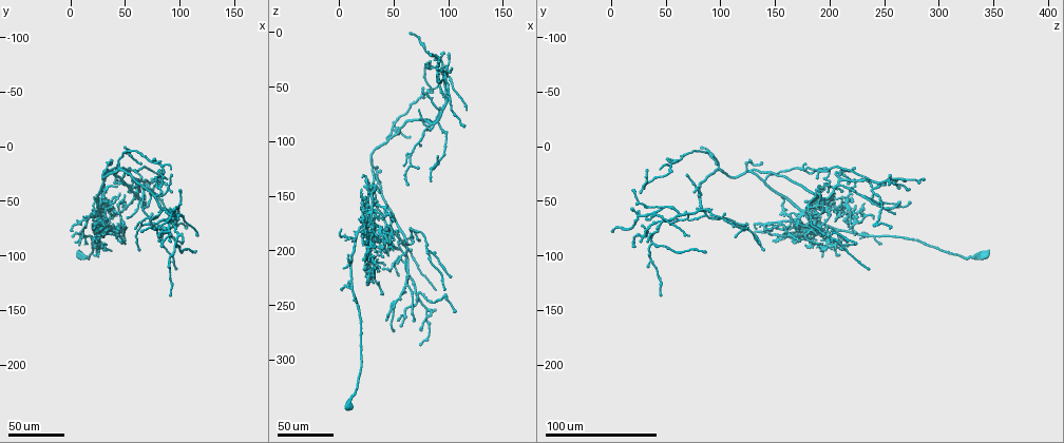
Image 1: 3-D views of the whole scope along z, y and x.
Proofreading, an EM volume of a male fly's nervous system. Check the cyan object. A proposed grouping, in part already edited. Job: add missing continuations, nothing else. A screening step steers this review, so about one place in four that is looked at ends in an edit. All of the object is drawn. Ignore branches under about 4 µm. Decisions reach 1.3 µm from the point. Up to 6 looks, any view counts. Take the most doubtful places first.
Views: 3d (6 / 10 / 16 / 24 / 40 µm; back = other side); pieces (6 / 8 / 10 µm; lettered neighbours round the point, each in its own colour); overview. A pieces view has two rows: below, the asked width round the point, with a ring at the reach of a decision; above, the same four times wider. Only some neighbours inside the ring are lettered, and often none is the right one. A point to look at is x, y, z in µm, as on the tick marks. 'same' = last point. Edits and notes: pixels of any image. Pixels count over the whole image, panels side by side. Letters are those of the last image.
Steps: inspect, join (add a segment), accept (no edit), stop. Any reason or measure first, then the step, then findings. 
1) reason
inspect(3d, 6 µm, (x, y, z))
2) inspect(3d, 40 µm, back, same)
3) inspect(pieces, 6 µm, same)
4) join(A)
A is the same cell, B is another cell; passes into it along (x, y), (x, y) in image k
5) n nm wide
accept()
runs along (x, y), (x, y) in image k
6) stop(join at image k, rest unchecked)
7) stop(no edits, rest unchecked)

branch stops here
inspect(3d, 40 µm, (14, 90, 246))

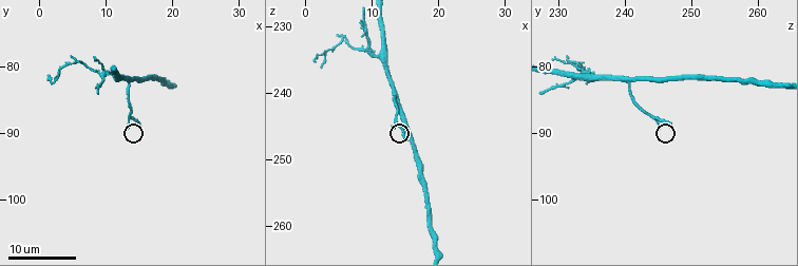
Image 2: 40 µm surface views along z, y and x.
inspect(pieces, 8 µm, (15.0, 89.0, 247.0))

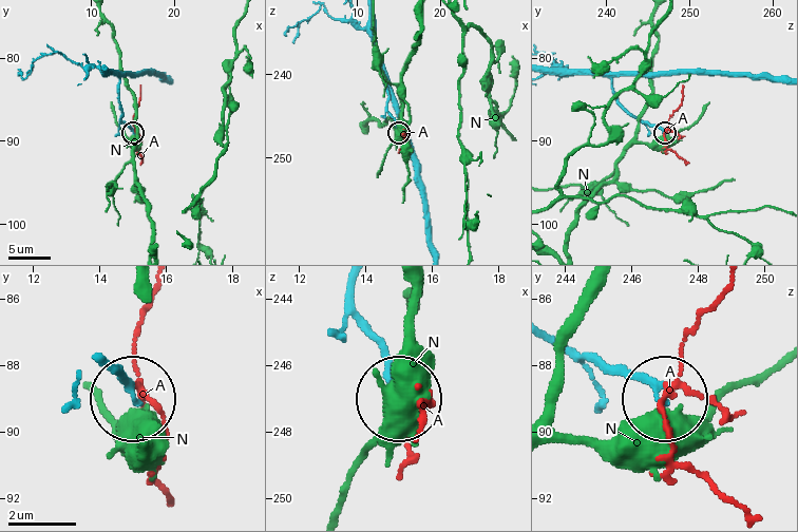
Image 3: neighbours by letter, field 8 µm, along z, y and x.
join(A)
A is the same cell, N is another cell; the cell continues

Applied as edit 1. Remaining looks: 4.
end of a long branch
inspect(3d, 40 µm, (46, 86, 170))

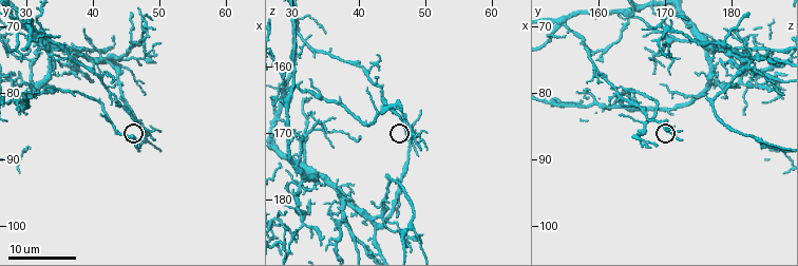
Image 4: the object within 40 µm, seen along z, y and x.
see the neighbours
inspect(pieces, 6 µm, (47.0, 88.0, 169.0))

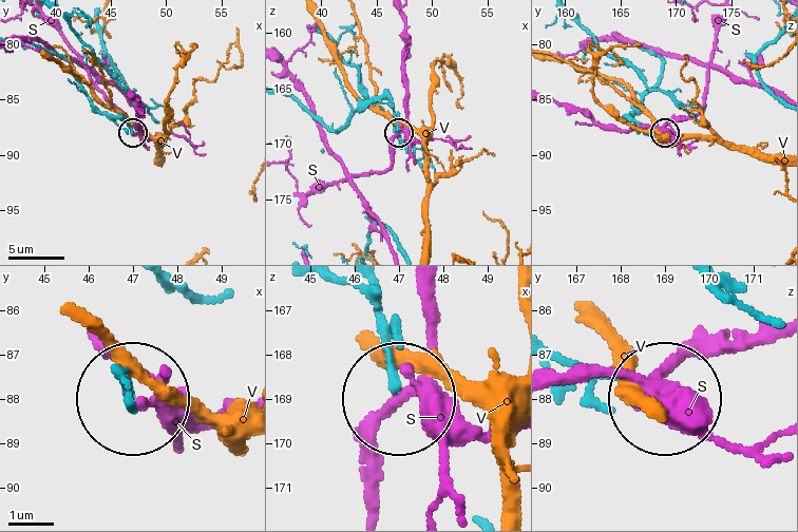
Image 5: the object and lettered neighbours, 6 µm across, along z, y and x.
accept()
S and V are other cells; no lettered segment goes on from it

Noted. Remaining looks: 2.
branch stops here
inspect(3d, 40 µm, (20, 88, 146))

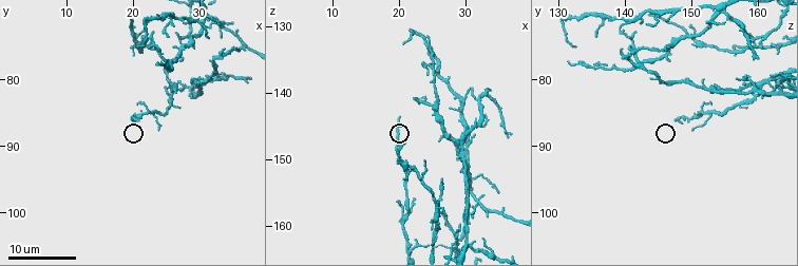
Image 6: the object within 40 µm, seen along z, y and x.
what lies round it
inspect(pieces, 8 µm, (20.5, 86.0, 148.0))

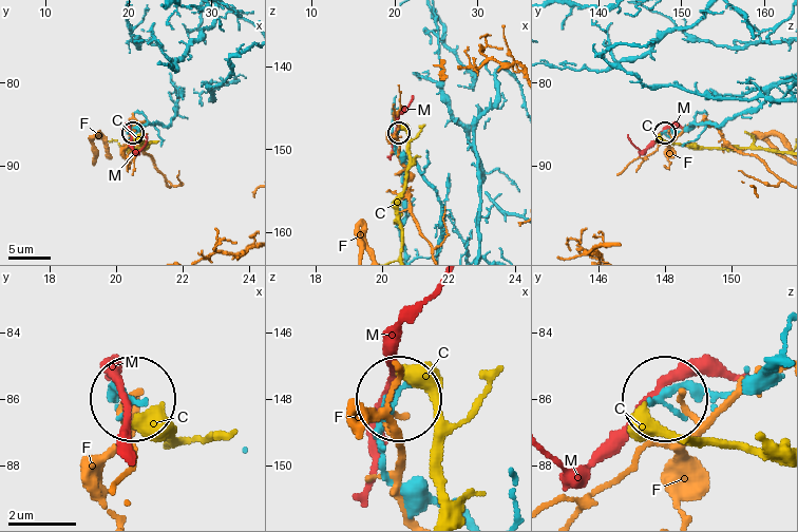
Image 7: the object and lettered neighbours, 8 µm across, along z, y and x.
accept()
C, F and M are other cells; runs along (171, 80), (177, 113), (167, 126), (140, 125), (132, 132) in image 7; no lettered segment goes on from it

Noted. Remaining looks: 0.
stop(join at image 3, rest unchecked)

